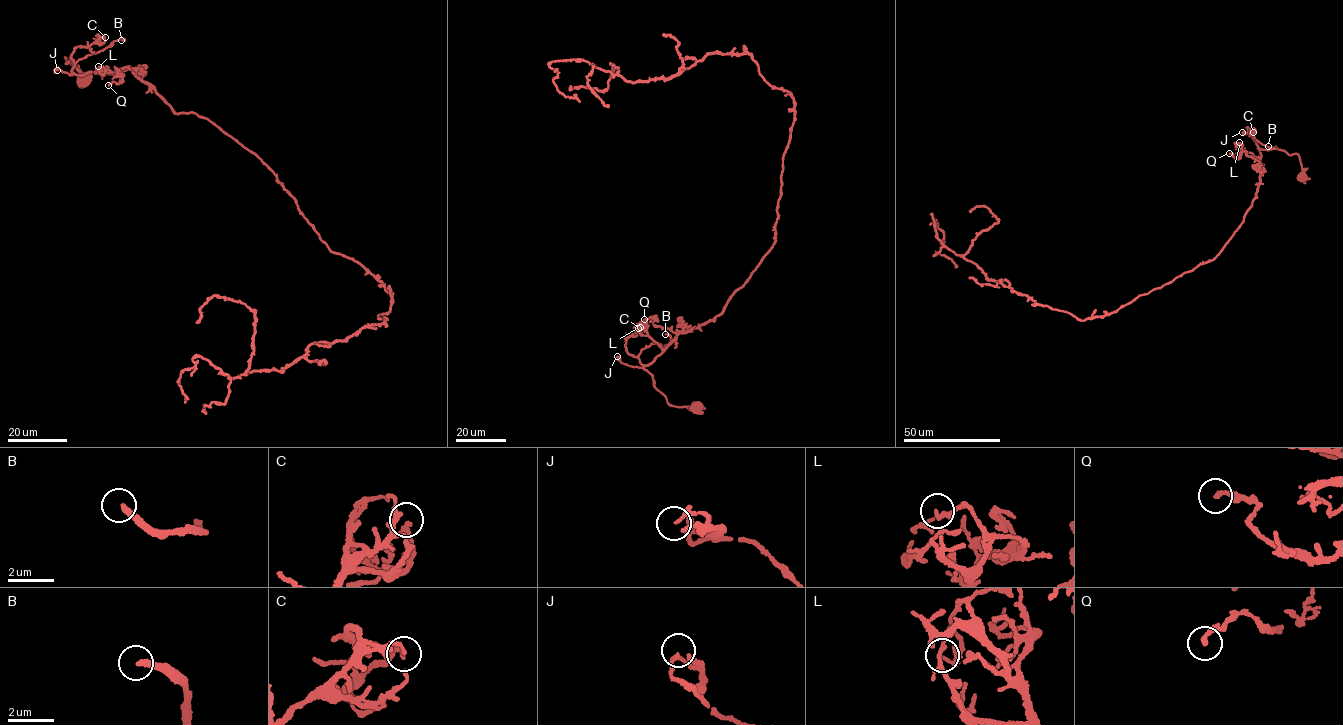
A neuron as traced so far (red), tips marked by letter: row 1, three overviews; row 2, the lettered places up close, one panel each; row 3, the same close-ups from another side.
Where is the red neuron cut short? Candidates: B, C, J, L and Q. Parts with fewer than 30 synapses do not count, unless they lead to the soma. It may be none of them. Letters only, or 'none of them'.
B

